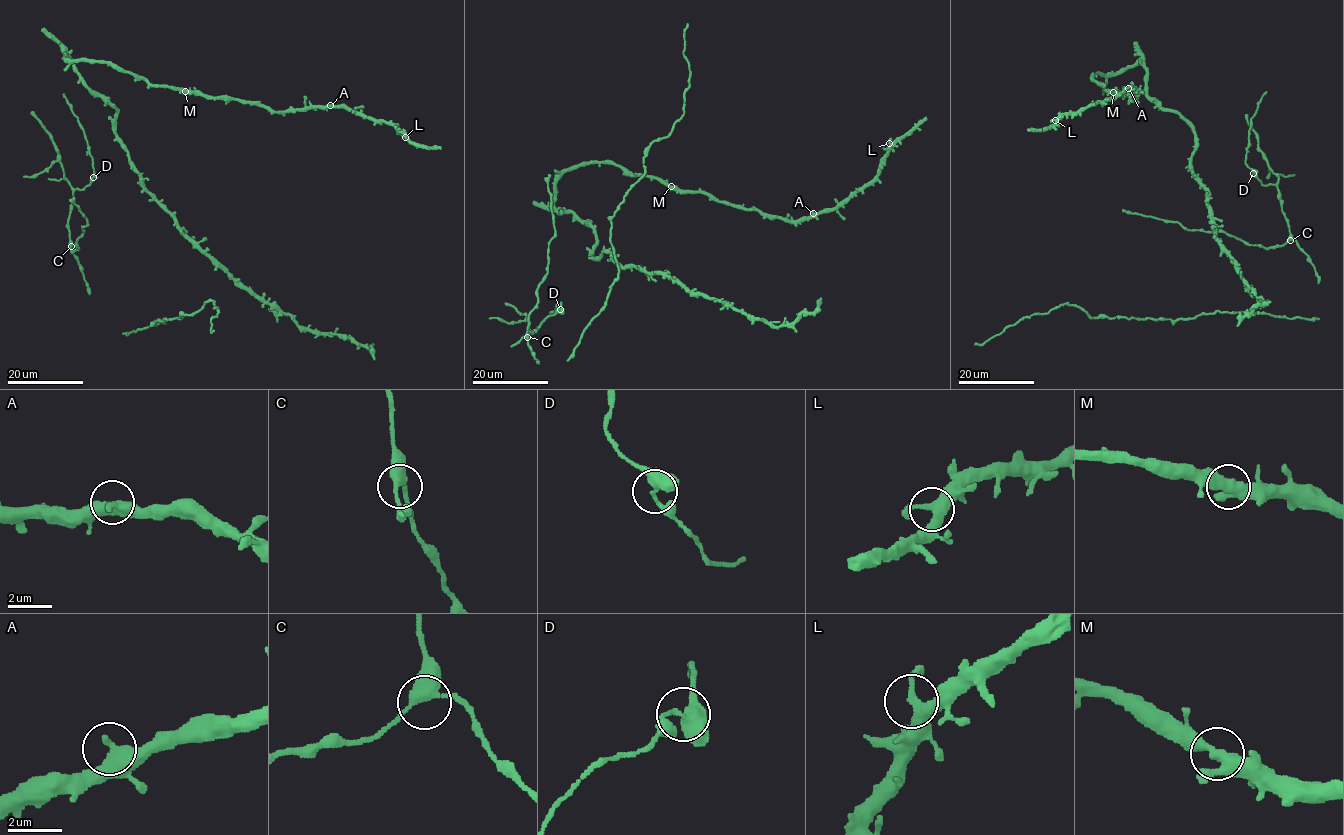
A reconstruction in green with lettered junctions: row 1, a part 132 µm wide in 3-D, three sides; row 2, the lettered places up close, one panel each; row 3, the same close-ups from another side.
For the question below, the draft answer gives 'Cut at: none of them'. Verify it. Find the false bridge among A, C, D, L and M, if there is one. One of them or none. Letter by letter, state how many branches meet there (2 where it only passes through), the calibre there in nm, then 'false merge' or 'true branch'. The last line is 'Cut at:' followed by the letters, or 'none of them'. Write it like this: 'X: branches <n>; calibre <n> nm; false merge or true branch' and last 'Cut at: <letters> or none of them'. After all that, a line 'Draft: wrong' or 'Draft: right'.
A: branches 3; calibre 340 nm; true branch
C: branches 3; calibre 360 nm; true branch
D: branches 3; calibre 400 nm; true branch
L: branches 3; calibre 360 nm; true branch
M: branches 3; calibre 400 nm; true branch
Cut at: none of them
Draft: right

